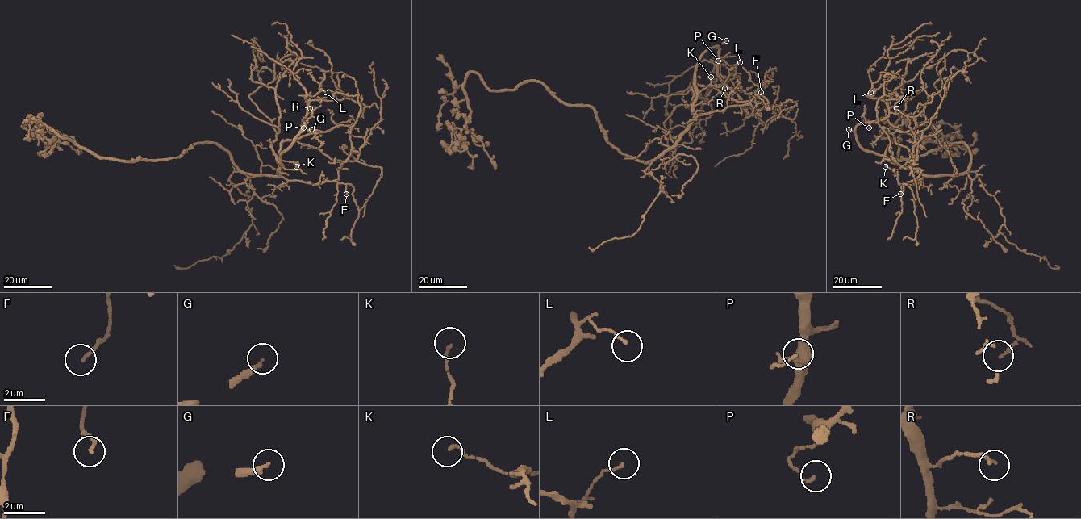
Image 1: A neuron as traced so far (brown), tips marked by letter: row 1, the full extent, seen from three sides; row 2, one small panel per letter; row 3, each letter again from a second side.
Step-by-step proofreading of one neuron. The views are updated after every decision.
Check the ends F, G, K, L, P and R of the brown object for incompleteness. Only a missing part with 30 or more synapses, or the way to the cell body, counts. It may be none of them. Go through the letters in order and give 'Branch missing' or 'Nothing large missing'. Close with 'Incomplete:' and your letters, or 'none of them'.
F: Nothing large missing
G: Branch missing
K: Nothing large missing
L: Nothing large missing
P: Nothing large missing
R: Nothing large missing
Incomplete: G

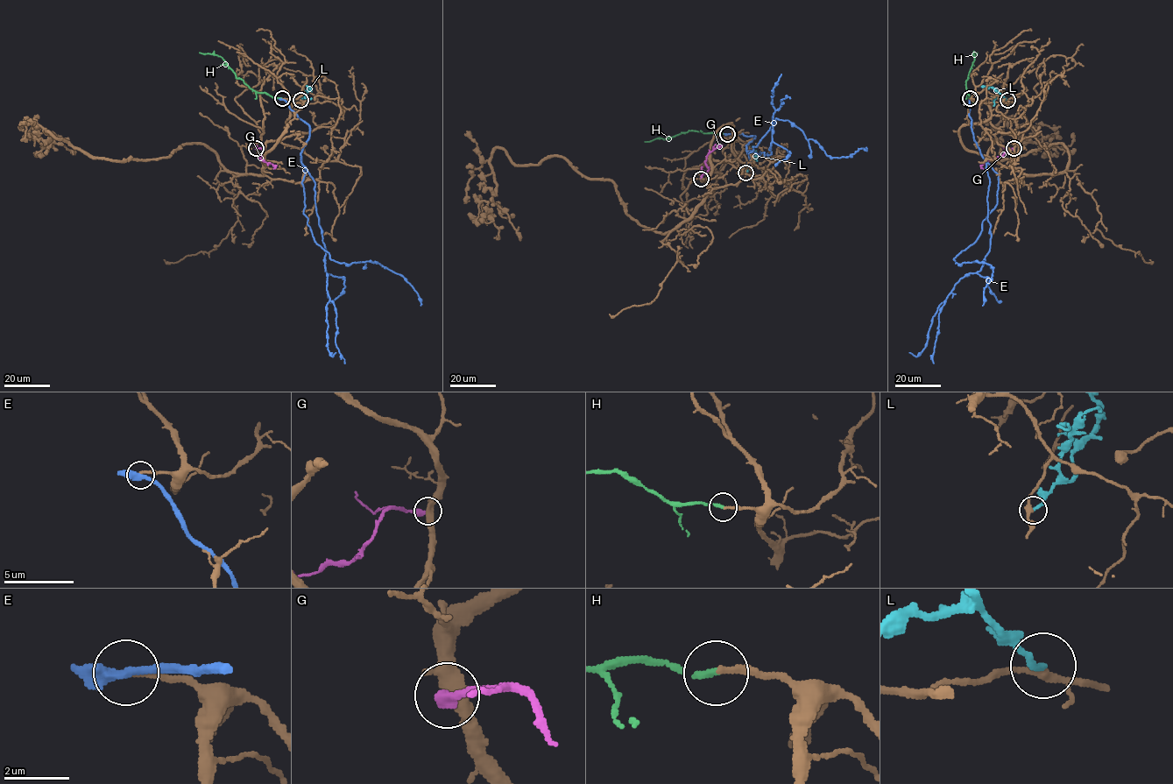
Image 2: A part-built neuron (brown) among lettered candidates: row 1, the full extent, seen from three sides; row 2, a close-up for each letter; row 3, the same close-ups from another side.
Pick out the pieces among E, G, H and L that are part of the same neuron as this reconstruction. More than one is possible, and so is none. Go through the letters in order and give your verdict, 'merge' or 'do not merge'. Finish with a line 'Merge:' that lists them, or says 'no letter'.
E: do not merge
G: do not merge
H: merge
L: do not merge
Merge: H

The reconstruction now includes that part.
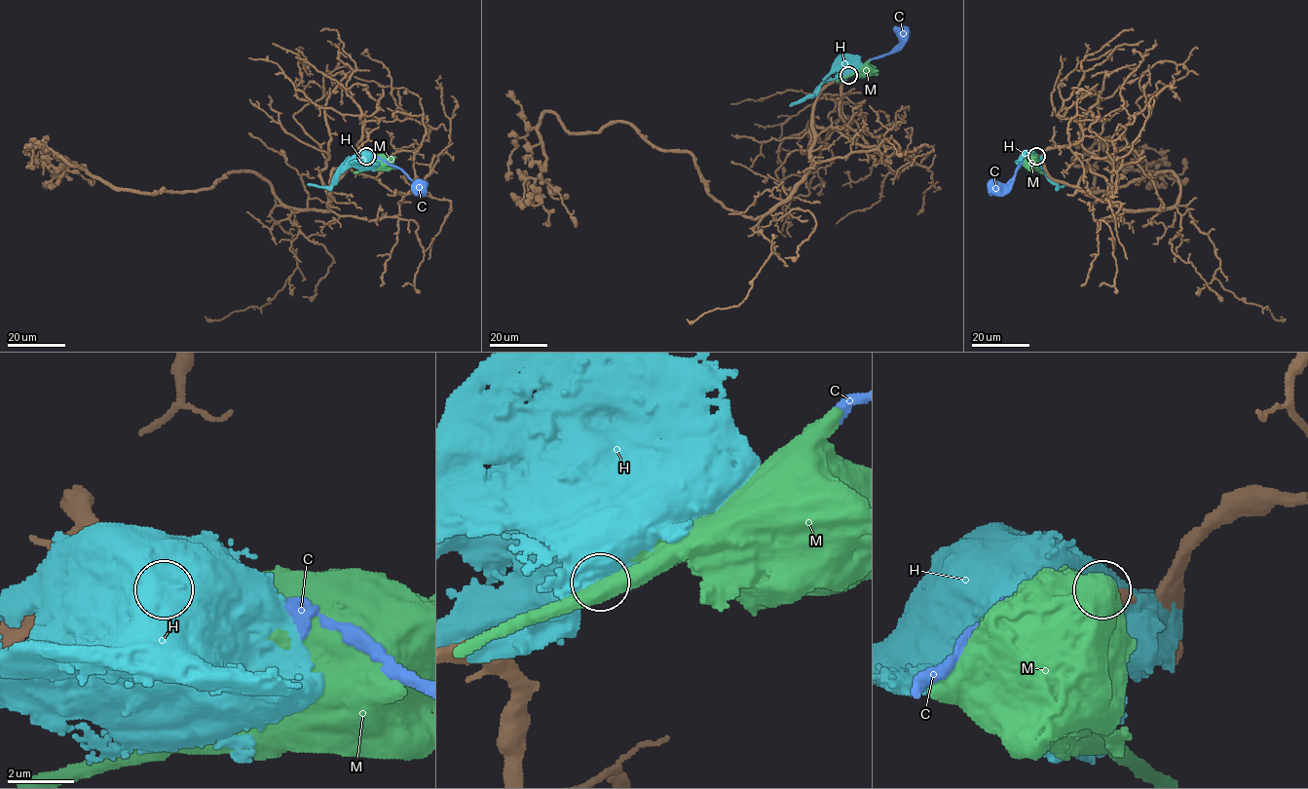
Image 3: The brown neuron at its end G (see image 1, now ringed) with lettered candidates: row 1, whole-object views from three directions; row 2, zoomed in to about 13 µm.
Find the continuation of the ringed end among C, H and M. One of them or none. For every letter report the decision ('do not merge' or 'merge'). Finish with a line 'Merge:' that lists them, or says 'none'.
C: merge
H: do not merge
M: do not merge
Merge: C

